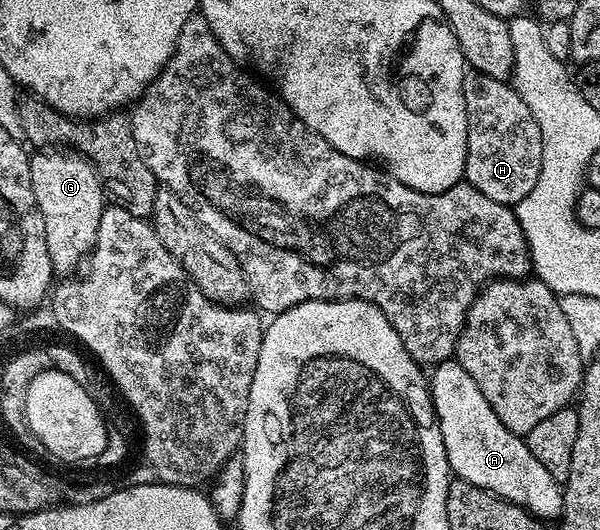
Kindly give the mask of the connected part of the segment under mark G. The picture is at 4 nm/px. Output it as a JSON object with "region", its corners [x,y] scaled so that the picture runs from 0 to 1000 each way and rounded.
{"region":[[[80,277],[52,291],[50,345],[57,353],[57,375],[73,408],[87,513],[93,519],[125,517],[153,475],[163,443],[163,421],[177,392],[177,366],[167,332],[160,328],[160,313],[125,285]]]}

